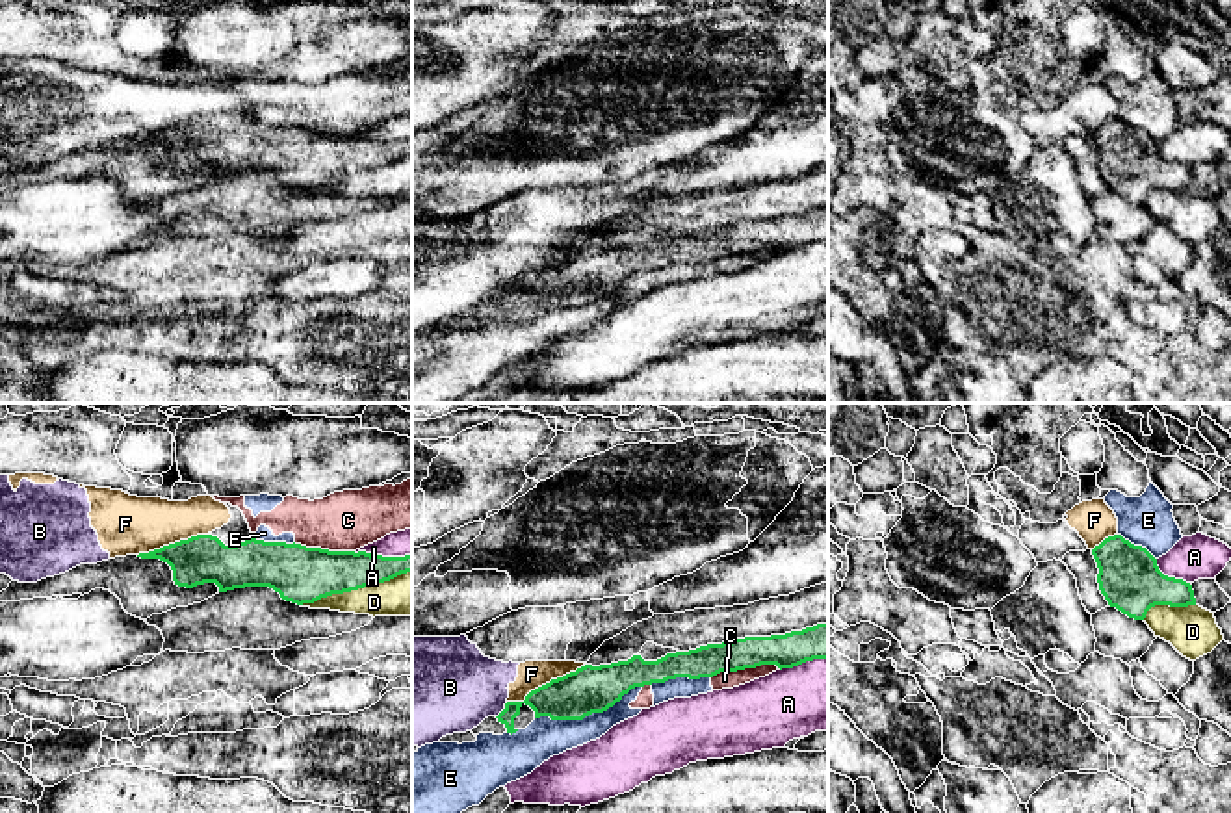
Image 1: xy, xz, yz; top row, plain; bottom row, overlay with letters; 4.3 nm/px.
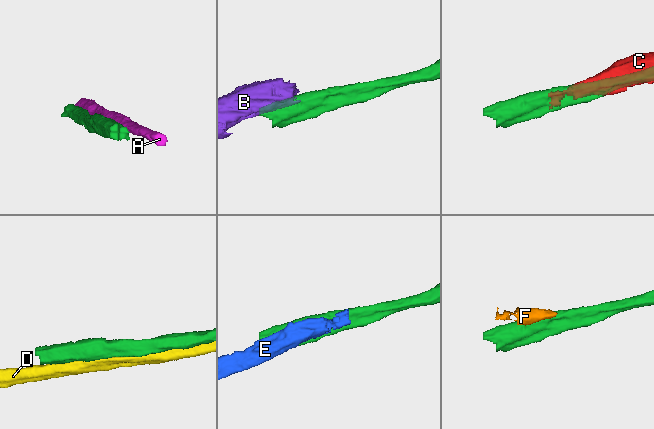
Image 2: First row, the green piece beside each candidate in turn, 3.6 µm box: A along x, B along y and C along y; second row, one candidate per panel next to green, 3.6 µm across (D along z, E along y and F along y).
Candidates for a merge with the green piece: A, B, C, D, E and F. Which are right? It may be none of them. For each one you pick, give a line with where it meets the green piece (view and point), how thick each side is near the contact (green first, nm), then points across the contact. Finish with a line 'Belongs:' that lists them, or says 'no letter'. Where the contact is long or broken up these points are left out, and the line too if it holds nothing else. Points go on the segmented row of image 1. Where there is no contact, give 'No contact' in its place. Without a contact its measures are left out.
Belongs: no letter

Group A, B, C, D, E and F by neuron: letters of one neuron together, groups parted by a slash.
A / B F / C E / D

